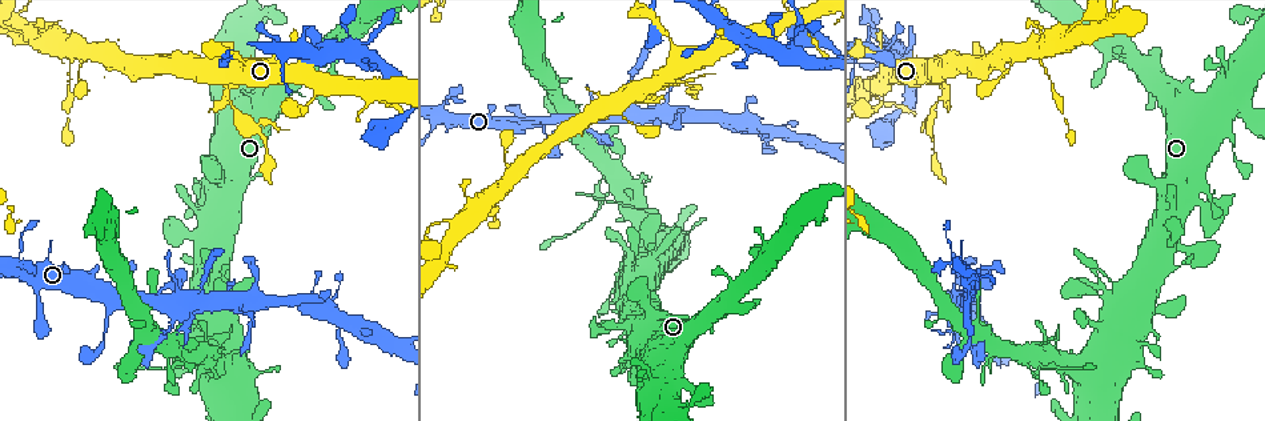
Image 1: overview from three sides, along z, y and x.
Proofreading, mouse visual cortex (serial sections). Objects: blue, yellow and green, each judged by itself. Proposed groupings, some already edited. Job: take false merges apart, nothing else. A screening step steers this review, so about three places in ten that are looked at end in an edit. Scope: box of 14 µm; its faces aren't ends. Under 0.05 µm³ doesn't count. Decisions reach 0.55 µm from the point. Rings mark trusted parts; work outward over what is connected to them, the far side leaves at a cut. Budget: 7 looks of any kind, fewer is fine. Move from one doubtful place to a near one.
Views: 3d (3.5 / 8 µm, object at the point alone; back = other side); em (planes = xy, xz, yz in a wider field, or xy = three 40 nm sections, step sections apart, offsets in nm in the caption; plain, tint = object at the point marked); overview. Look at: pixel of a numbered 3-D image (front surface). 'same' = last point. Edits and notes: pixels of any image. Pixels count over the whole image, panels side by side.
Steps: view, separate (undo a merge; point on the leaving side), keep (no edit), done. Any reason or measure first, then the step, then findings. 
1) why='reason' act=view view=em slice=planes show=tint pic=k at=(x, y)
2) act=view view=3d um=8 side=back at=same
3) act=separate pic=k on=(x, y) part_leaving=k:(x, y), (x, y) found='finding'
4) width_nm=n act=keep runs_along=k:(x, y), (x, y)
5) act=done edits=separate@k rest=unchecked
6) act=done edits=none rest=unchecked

act=view view=3d um=3.5 pic=1 at=(936, 104)

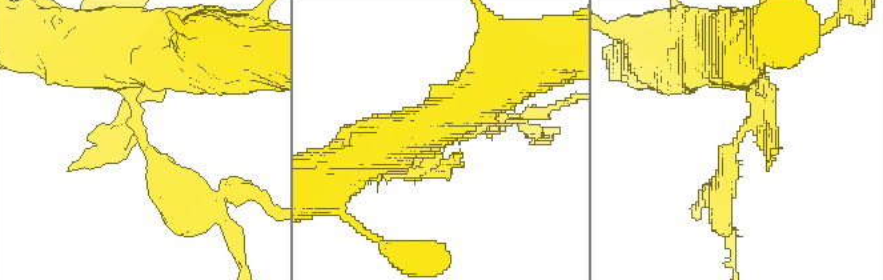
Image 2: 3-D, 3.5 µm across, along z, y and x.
act=keep runs_along=2:(124, 51), (137, 138), (195, 203) found='all the same cell'

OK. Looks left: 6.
why='sharp bend' act=view view=3d um=3.5 pic=1 at=(950, 292)

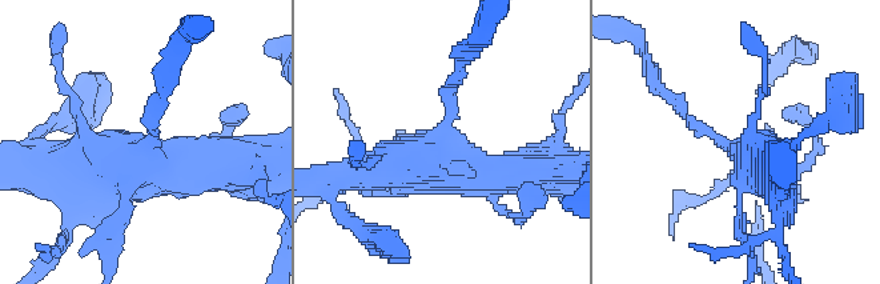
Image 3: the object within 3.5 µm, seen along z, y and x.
act=view view=em slice=planes show=tint pic=3 at=(141, 149)

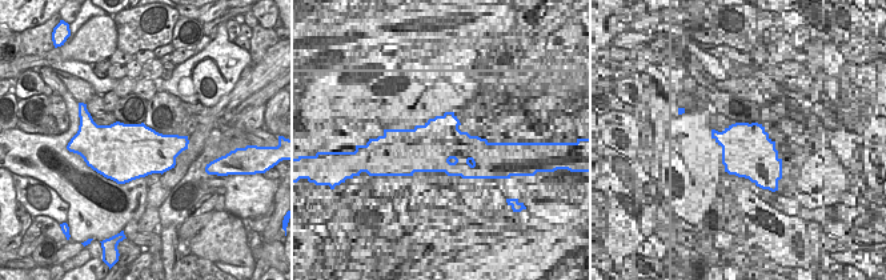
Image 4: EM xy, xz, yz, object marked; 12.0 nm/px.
act=separate pic=3 on=(680, 104) part_leaving=3:(711, 134), (657, 84), (637, 39) found='two cells meet here'

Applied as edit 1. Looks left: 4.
why='calibre changes' act=view view=3d um=3.5 pic=1 at=(315, 298)

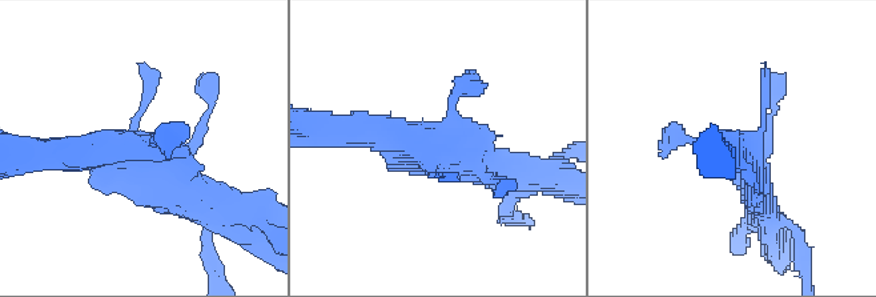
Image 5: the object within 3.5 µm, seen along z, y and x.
why='need the tissue' act=view view=em slice=xy step=3 show=tint pic=5 at=(433, 149)

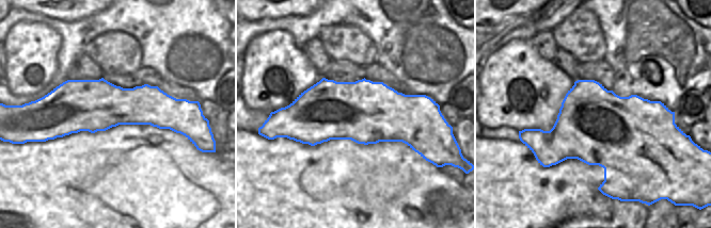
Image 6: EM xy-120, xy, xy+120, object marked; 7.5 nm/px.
act=view view=em slice=planes show=tint at=same

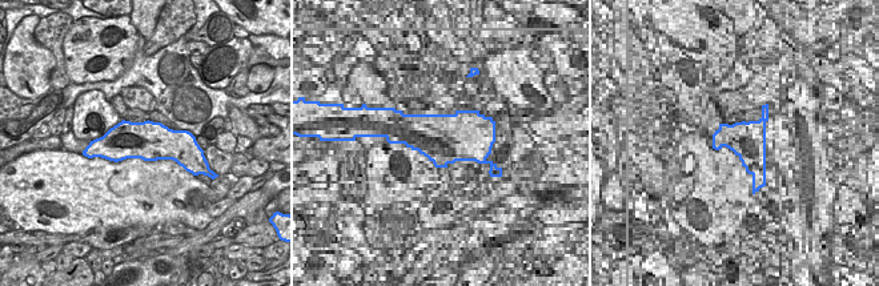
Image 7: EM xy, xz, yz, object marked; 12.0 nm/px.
width_nm=480 act=keep runs_along=5:(349, 129), (505, 171) found='continuous, no second cell'

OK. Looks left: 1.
act=done edits=separate@3 rest=unchecked

